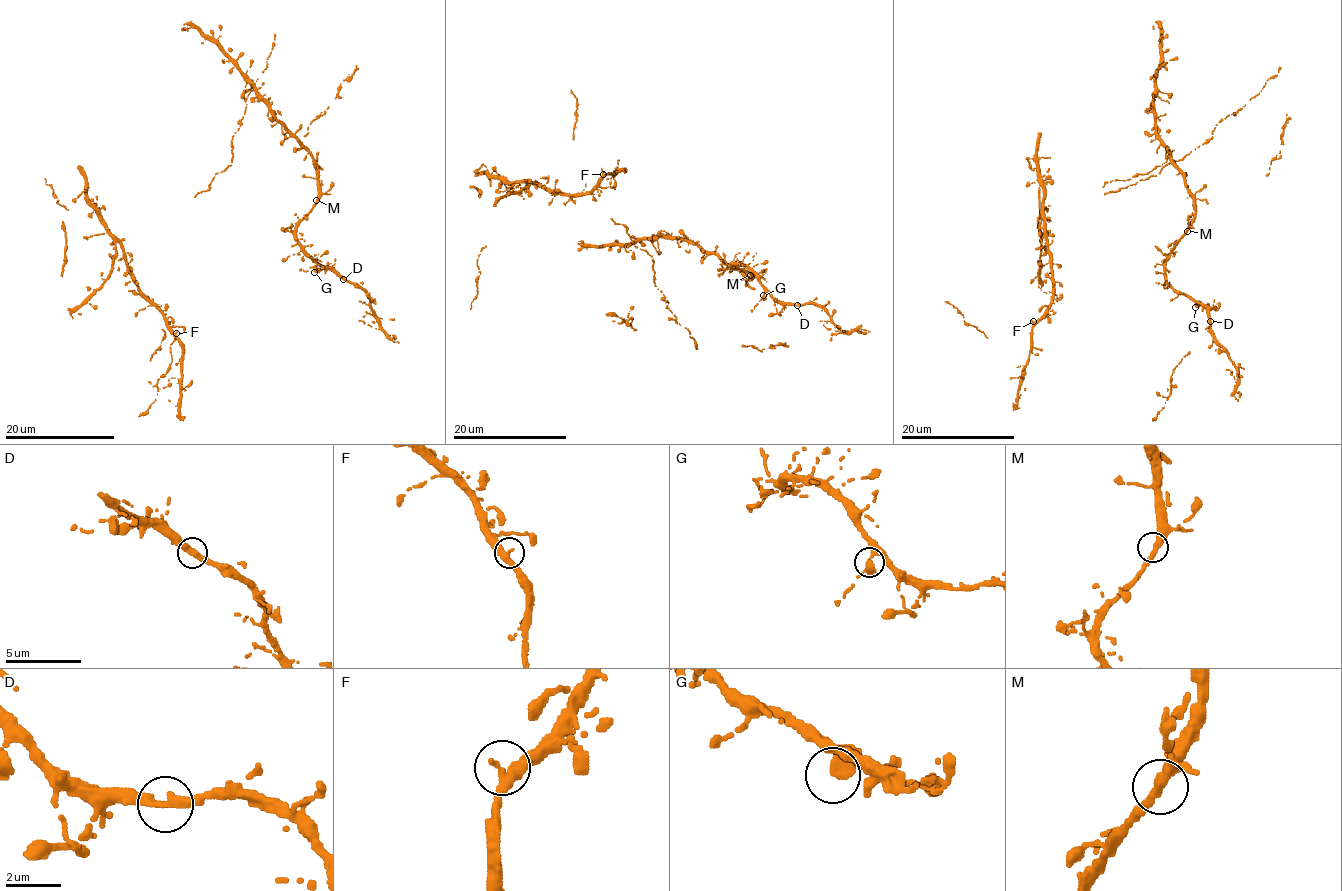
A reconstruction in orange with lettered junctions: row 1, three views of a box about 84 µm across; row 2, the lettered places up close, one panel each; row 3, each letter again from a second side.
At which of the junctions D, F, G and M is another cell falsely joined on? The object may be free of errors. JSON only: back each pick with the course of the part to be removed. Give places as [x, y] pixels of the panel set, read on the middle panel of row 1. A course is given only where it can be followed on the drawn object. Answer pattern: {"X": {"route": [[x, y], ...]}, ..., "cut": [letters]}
{"cut": []}

